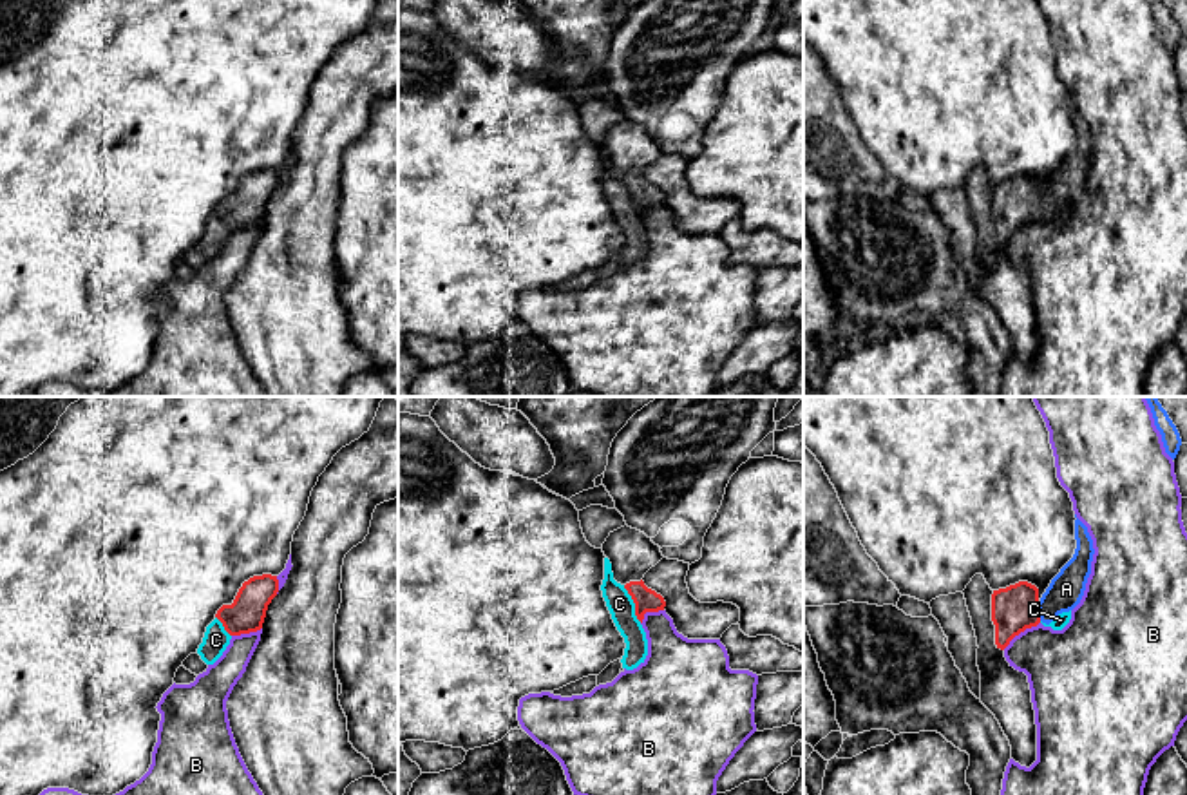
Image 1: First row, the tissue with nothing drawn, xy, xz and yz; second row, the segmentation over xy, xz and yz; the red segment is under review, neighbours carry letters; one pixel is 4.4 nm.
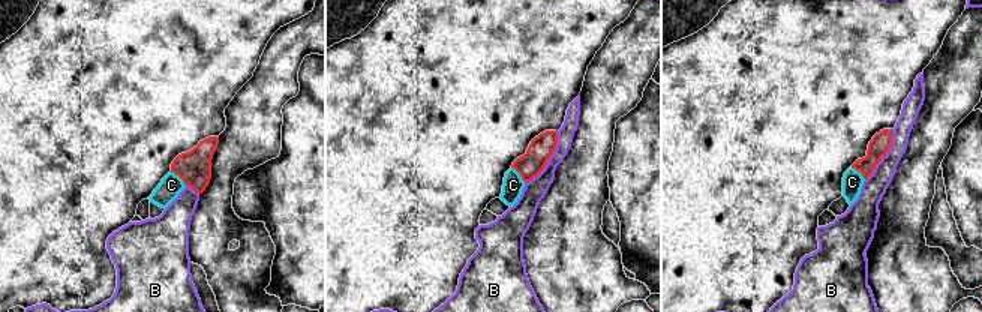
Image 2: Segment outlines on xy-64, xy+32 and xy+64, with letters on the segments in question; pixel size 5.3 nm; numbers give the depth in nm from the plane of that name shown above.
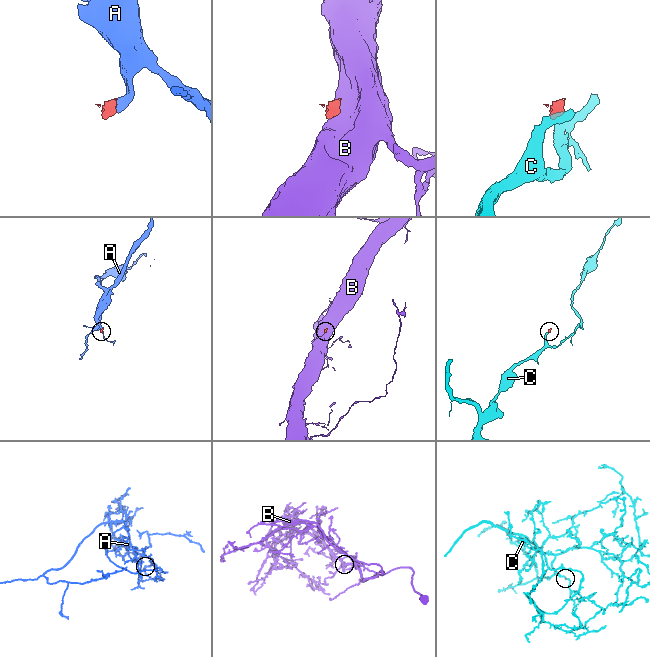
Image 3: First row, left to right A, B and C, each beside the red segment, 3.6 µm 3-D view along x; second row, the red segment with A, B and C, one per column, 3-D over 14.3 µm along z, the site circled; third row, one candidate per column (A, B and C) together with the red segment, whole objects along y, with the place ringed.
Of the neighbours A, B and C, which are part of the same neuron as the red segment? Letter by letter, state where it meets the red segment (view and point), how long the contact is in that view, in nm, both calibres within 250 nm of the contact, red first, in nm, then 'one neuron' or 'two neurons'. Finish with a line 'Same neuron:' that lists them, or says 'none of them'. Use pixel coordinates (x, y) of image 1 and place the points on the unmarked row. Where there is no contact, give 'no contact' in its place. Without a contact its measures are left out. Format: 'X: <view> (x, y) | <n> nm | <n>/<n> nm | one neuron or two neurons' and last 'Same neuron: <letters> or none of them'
A: yz (1037, 205) | 90 nm | 200/160 nm | one neuron
B: yz (1021, 225) | 200 nm | 200/340 nm | two neurons
C: xz (634, 196) | 190 nm | 110/120 nm | two neurons
Same neuron: A

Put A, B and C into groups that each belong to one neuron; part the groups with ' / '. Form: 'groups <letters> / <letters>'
groups A / B / C

